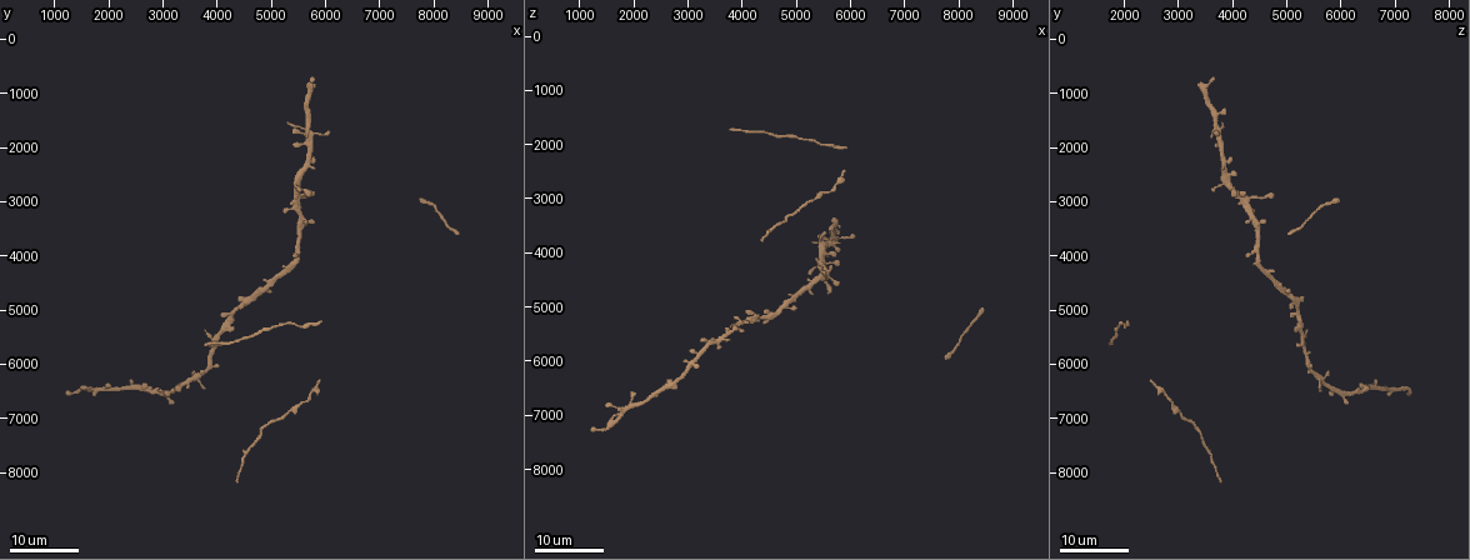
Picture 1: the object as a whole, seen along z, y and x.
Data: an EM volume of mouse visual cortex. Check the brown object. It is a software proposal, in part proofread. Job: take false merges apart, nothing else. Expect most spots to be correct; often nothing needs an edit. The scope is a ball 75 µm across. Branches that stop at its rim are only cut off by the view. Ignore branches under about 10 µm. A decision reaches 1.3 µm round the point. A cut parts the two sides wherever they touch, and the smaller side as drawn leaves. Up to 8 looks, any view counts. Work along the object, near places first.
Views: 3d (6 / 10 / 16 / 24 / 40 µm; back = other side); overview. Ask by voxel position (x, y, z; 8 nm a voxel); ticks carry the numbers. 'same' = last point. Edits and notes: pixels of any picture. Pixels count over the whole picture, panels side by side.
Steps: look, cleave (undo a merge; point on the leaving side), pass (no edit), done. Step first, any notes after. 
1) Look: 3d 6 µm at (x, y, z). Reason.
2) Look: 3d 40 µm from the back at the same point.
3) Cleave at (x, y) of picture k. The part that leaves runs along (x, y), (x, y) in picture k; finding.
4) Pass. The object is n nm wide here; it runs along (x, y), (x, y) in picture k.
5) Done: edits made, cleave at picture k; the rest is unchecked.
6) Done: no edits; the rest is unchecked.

Look: 3d 16 µm at (5500, 3900, 4350).

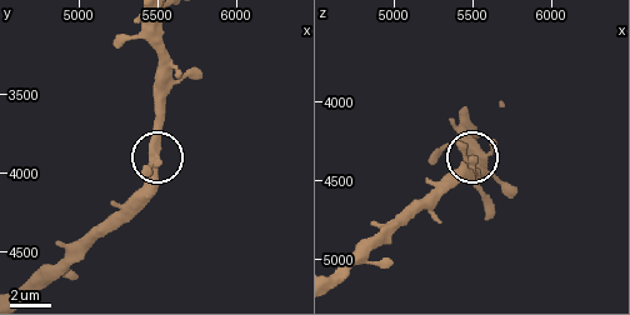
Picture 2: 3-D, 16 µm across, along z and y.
Look: 3d 10 µm at (5500, 3940, 4360). Closer look.

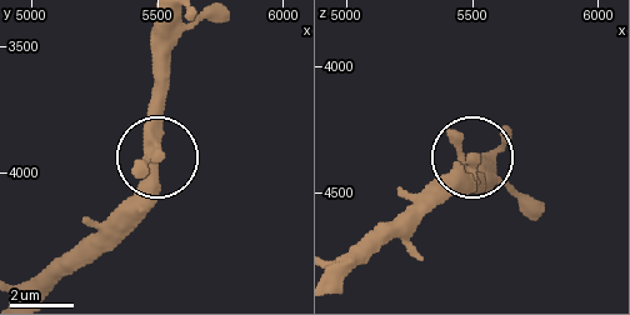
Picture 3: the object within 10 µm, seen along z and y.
Pass. It runs along (41, 288), (130, 199), (154, 159), (154, 56) in picture 3; all the same neuron.

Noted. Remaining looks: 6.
Look: 3d 16 µm at (5550, 3400, 4500). Branch point.

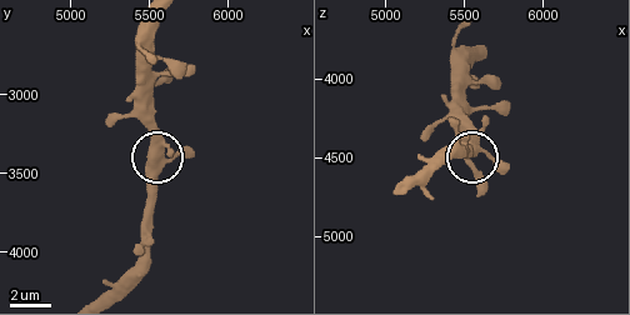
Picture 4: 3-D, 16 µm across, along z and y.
Look: 3d 6 µm at (5600, 3400, 4460).

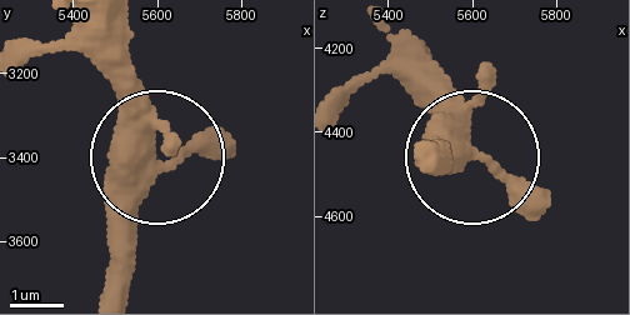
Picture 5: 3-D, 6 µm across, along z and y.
Pass. The object is 370 nm wide here; one neuron here.

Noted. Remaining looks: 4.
Look: 3d 16 µm at (4450, 4950, 5200). Two arms at a narrow angle.

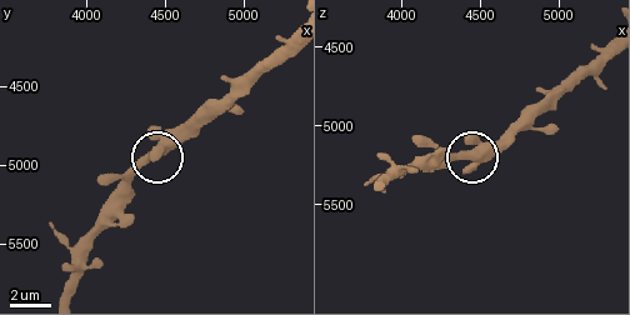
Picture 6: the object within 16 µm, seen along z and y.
Look: 3d 10 µm at the same point.

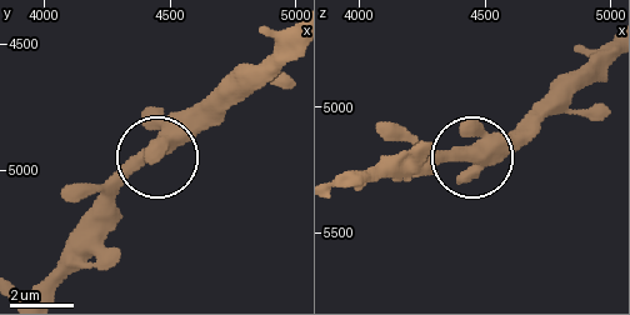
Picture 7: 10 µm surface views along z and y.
Look: 3d 10 µm from the back at the same point.

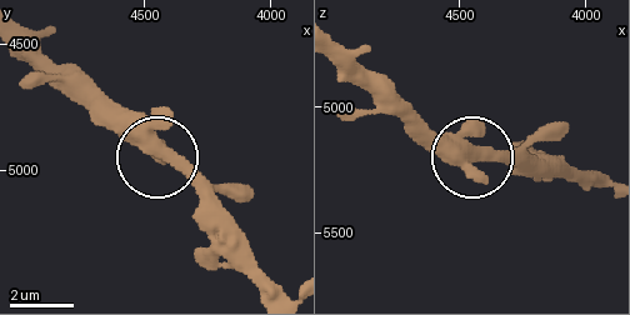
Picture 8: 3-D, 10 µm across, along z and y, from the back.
Pass. 5 arms meet here; it runs along (140, 146), (170, 163), (215, 208) in picture 8; one neuron here.

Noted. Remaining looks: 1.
Done: no edits; the rest is unchecked.

